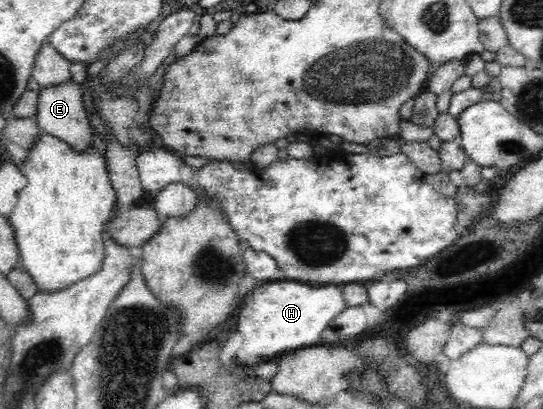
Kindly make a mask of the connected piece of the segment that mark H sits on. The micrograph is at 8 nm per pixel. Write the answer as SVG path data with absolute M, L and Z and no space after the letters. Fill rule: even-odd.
M275 281L256 285L243 297L236 331L242 337L236 365L251 369L257 362L277 361L281 355L315 347L321 332L346 308L340 286L311 286L293 281Z

